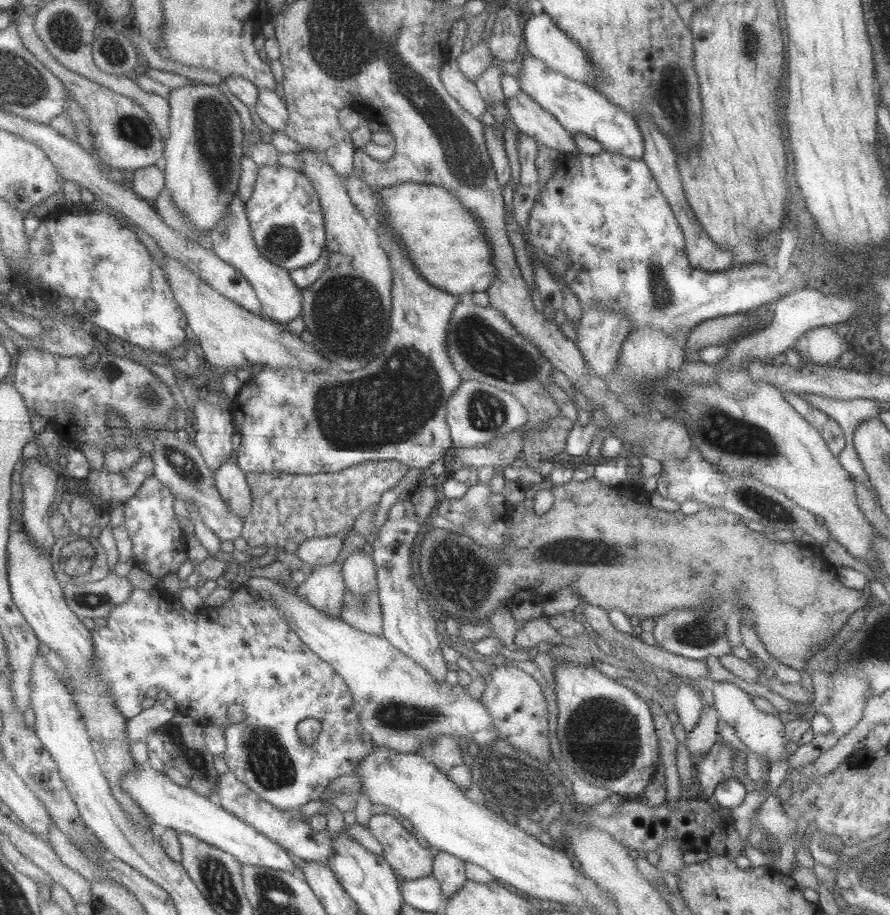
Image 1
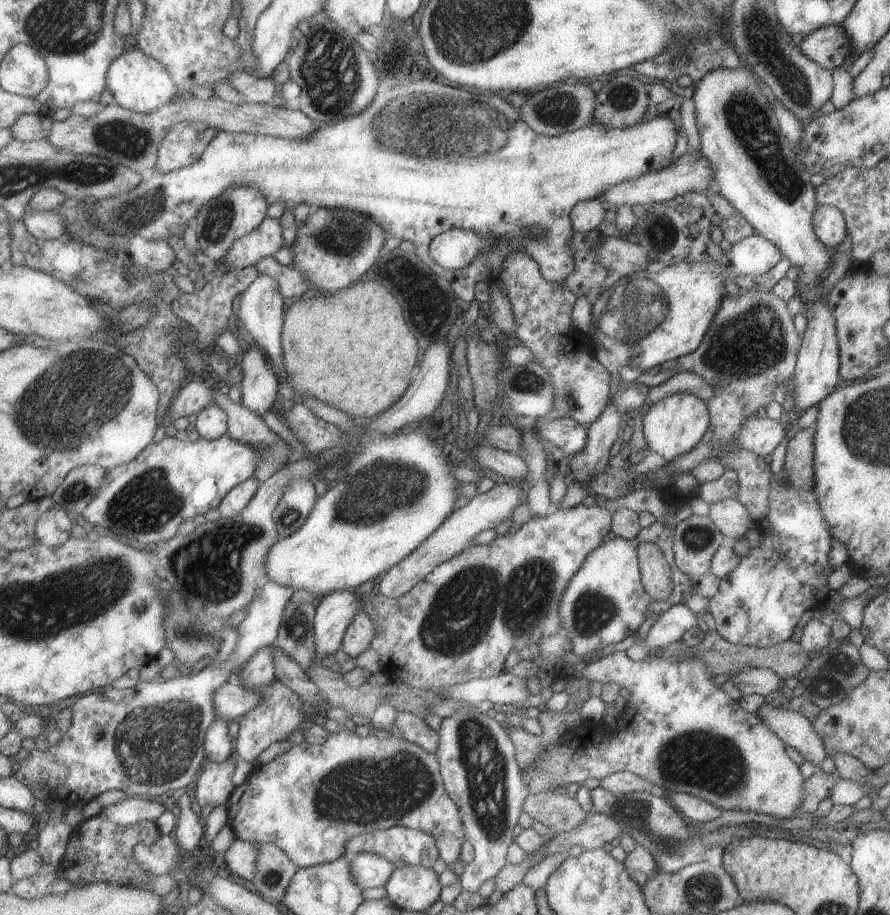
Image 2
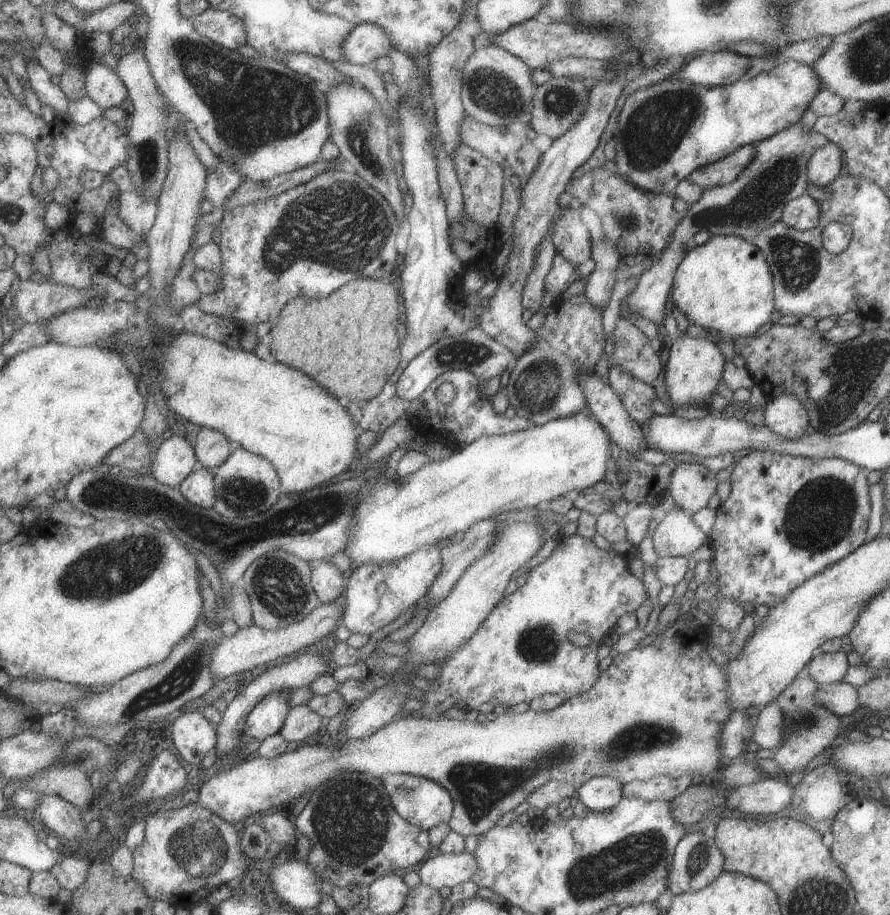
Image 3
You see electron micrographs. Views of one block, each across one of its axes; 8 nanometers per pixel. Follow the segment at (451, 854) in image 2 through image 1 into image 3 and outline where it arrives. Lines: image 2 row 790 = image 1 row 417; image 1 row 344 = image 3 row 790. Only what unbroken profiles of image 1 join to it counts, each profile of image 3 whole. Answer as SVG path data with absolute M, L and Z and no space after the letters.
M387 774L383 777L385 790L397 809L397 812L415 826L430 831L438 824L450 824L454 815L454 797L440 782L410 774Z

